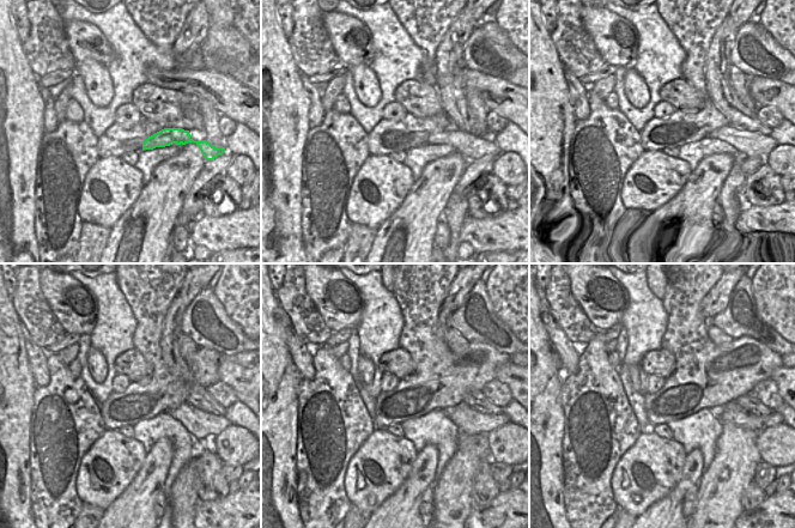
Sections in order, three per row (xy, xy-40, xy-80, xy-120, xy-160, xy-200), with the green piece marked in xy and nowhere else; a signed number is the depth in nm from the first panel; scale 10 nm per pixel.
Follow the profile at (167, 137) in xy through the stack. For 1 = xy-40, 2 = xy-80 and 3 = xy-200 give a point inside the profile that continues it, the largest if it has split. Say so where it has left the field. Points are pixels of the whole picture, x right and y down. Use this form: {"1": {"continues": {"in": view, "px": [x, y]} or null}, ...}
{"1": {"continues": {"in": "xy-40", "px": [472, 147]}}, "2": {"continues": {"in": "xy-80", "px": [746, 149]}}, "3": {"continues": {"in": "xy-200", "px": [751, 422]}}}

